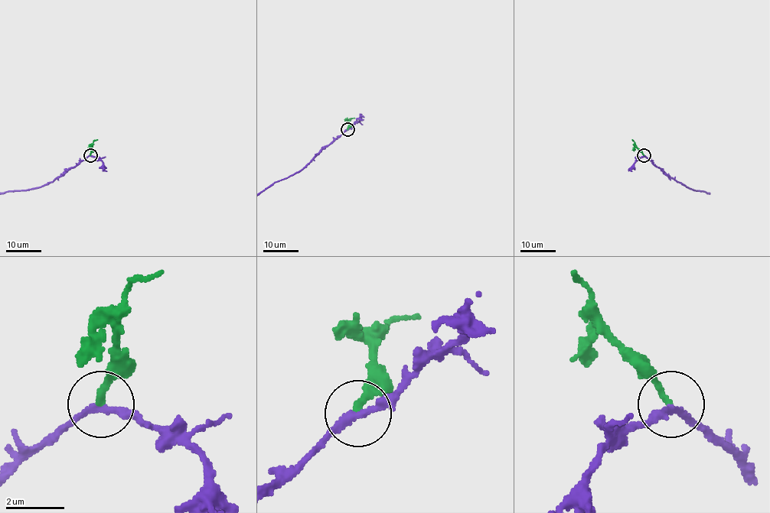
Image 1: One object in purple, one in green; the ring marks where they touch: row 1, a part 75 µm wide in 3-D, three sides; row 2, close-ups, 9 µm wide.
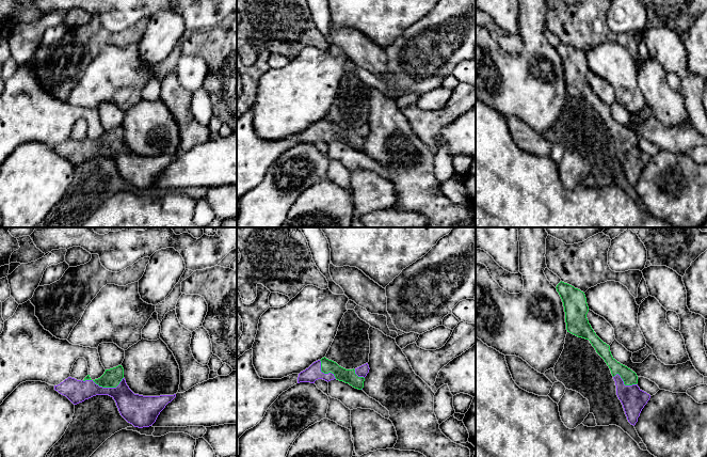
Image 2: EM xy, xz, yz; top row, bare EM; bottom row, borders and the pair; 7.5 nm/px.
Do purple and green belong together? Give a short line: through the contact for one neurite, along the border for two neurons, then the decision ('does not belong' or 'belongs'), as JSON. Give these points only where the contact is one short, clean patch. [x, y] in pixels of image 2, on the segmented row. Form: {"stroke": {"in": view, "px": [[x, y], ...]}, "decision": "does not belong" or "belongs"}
{"stroke": {"in": "xy", "px": [[131, 406], [113, 388], [103, 388], [111, 378]]}, "decision": "belongs"}

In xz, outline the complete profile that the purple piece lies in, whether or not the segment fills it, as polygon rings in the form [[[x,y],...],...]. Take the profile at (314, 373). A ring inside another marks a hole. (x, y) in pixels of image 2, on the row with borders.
[[[325,357],[321,360],[314,362],[308,368],[301,372],[298,377],[298,383],[310,382],[315,383],[318,379],[331,381],[337,379],[349,383],[355,389],[363,390],[365,377],[369,373],[368,363],[353,369],[346,369],[339,366],[336,362],[326,359]]]

